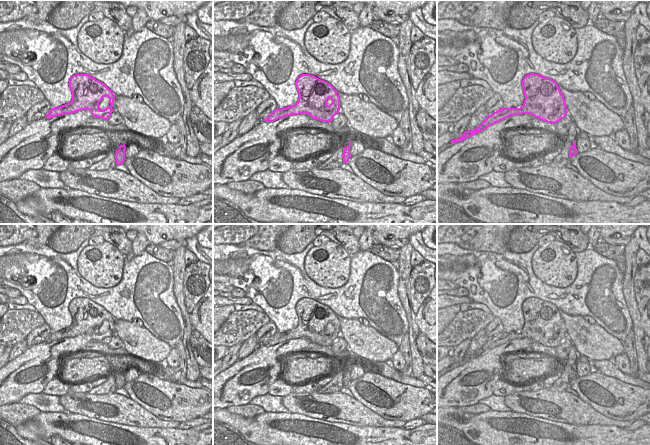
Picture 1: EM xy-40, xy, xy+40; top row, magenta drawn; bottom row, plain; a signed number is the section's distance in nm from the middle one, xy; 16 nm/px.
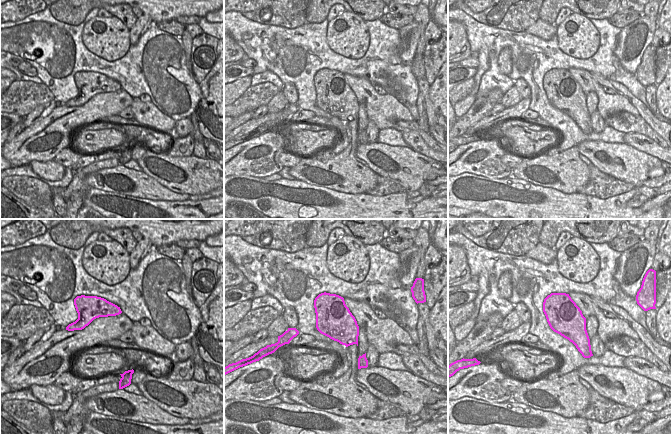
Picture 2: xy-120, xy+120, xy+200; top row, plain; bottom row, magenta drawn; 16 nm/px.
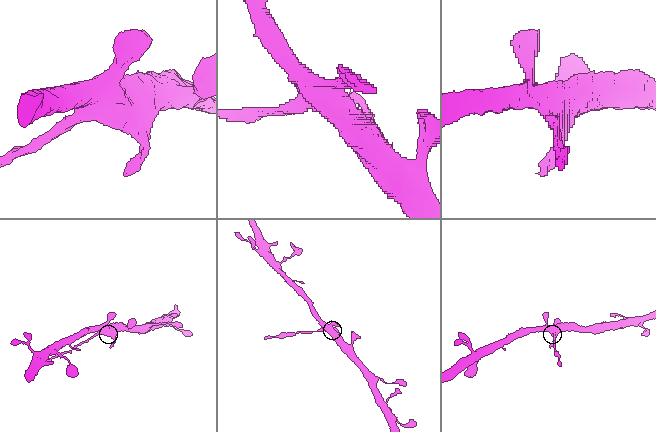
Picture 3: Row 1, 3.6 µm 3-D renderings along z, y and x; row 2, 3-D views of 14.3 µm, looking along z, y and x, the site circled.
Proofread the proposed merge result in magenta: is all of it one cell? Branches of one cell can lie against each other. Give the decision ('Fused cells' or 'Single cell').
Fused cells.

